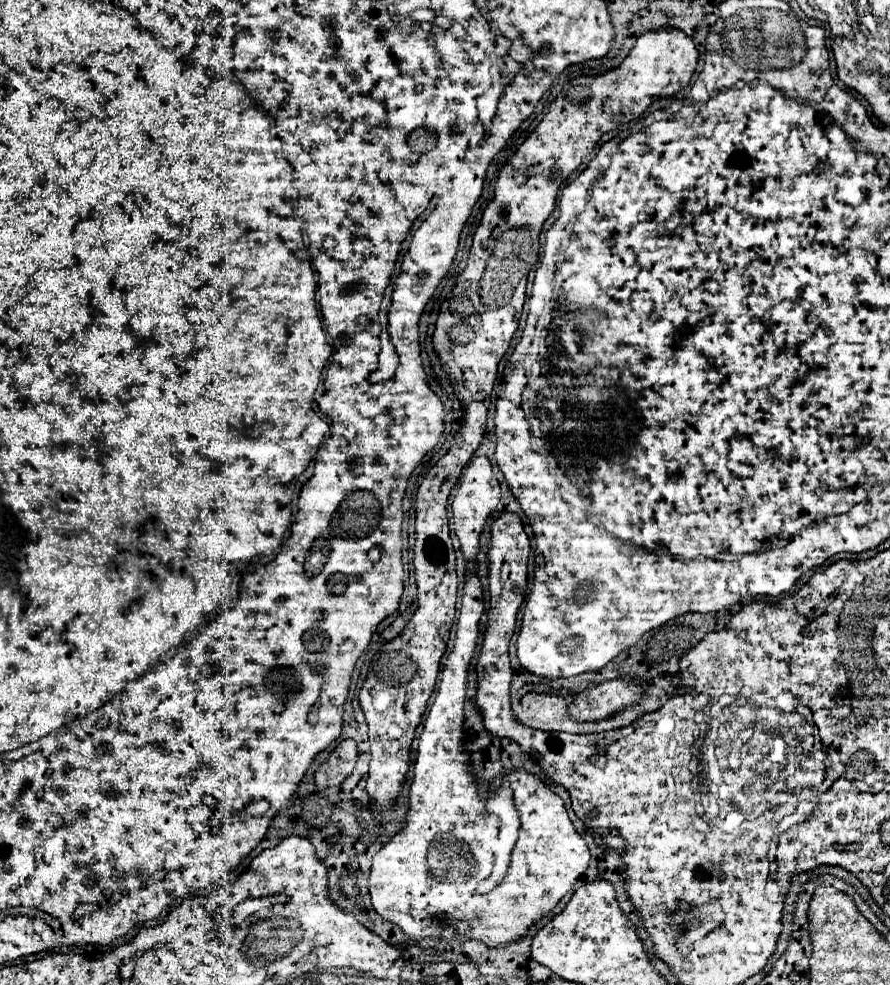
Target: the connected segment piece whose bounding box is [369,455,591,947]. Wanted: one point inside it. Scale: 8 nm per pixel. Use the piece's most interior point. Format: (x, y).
(444, 852)

